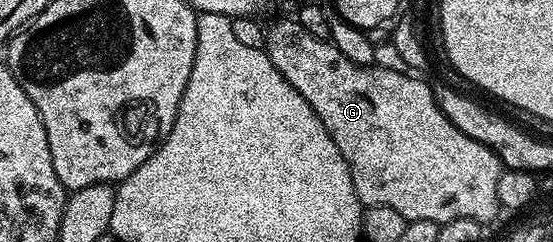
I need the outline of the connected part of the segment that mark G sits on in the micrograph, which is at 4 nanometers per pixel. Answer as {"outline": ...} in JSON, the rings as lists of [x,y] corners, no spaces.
{"outline":[[[298,19],[273,22],[267,33],[265,52],[283,78],[303,96],[303,103],[313,107],[321,123],[325,123],[349,167],[353,187],[364,206],[393,207],[393,211],[407,222],[440,223],[462,217],[487,223],[495,209],[500,208],[497,199],[497,179],[501,172],[499,157],[489,147],[469,139],[469,135],[453,127],[435,102],[435,89],[427,86],[422,76],[389,70],[374,63],[353,63],[345,59],[330,40],[309,35]]]}

